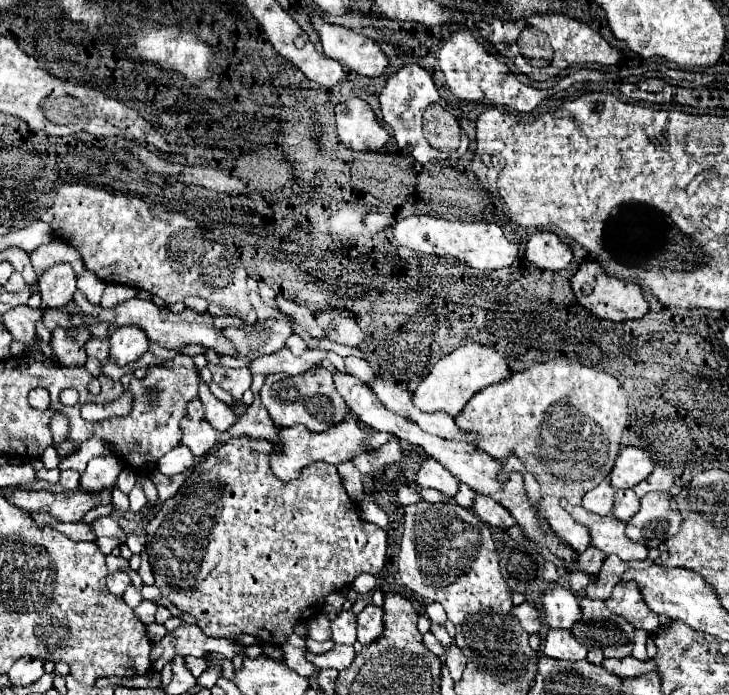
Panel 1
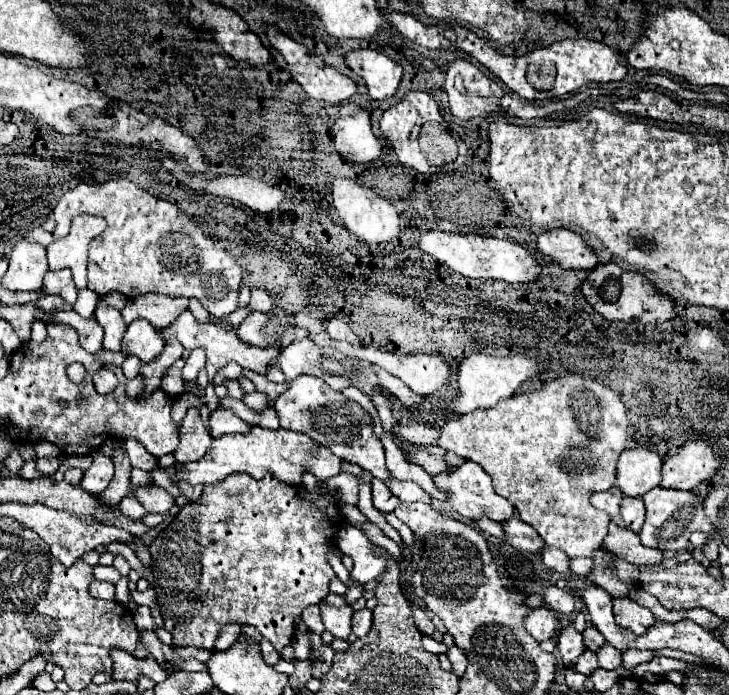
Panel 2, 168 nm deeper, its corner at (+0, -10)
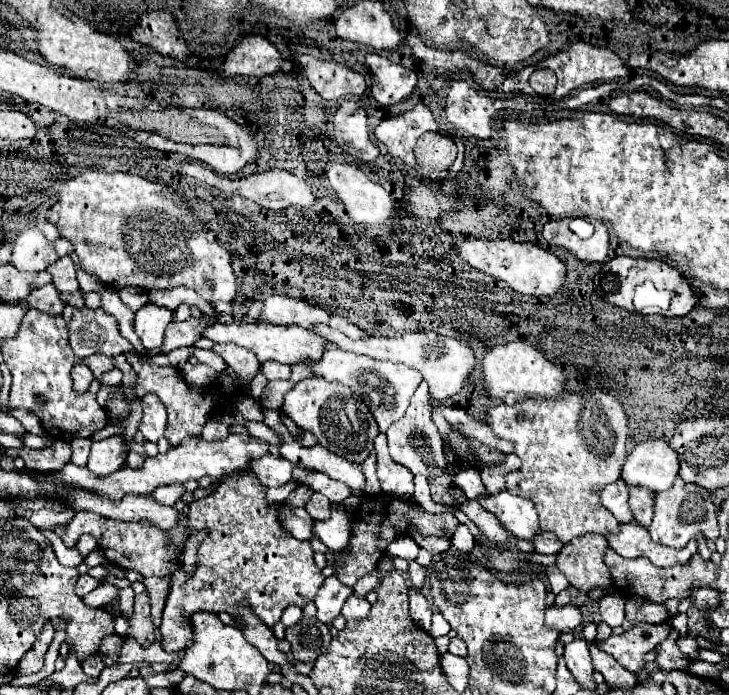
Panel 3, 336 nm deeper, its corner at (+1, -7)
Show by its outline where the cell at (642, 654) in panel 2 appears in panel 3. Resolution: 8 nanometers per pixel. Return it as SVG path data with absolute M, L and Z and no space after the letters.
M689 636L685 638L677 639L677 646L682 653L688 656L692 660L699 660L696 656L696 652L699 648L698 644L694 639Z

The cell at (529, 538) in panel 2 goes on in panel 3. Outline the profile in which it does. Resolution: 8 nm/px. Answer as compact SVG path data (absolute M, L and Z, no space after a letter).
M538 532L532 538L536 554L558 554L562 550L562 542L550 532Z

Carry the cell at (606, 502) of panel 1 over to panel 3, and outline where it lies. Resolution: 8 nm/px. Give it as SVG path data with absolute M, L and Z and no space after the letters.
M618 480L614 484L608 484L600 492L600 502L616 516L616 520L622 522L632 522L632 512L628 508L628 486L624 480Z

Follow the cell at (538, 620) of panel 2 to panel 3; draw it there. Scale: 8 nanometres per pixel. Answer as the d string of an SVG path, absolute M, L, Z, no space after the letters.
M550 606L546 608L546 628L556 630L556 632L564 632L564 630L572 630L578 624L582 624L582 614L578 608L574 606Z

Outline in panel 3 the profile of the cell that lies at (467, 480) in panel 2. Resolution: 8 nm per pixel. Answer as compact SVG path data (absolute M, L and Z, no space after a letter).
M500 492L496 496L478 496L478 504L494 514L512 536L530 540L534 532L538 532L538 514L534 512L534 504L530 504L526 498L514 496L510 492Z

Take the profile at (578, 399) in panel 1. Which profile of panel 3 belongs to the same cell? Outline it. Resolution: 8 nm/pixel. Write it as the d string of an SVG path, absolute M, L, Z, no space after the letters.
M590 378L578 392L570 392L554 402L540 402L540 398L528 398L514 406L502 402L486 412L484 422L490 426L494 436L514 444L514 454L522 460L522 468L506 474L506 490L534 502L542 532L554 532L562 544L568 544L572 538L582 534L594 532L606 536L618 530L618 520L600 504L598 496L606 484L620 478L622 464L618 464L618 460L624 460L626 456L628 422L620 398L608 390L606 382Z

